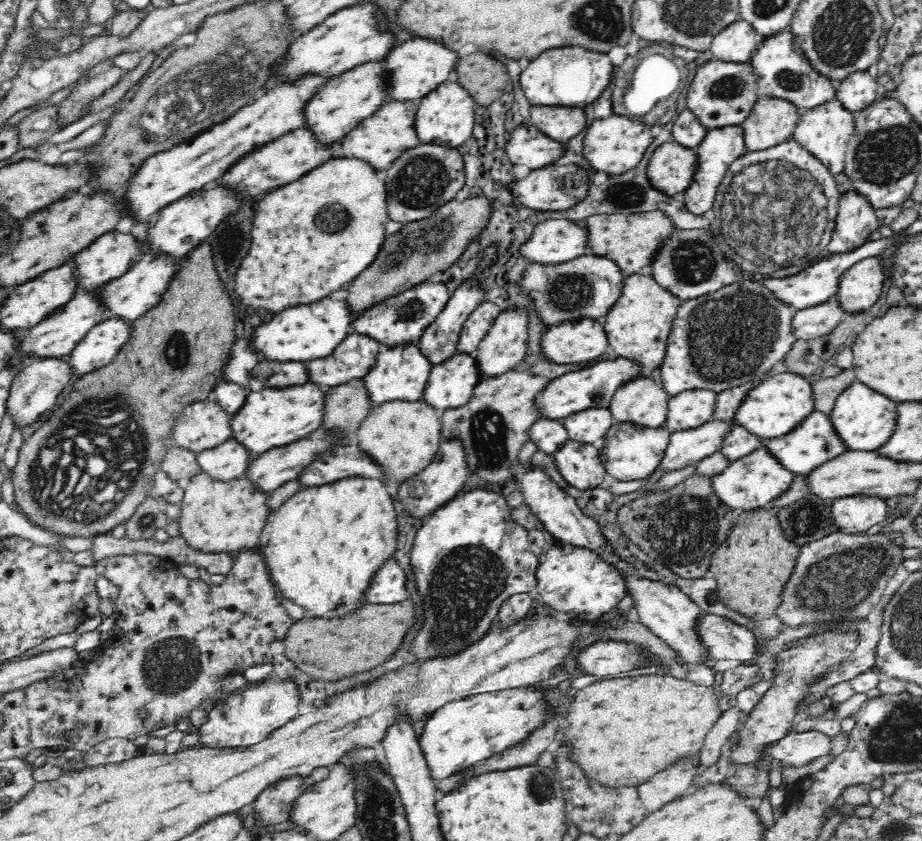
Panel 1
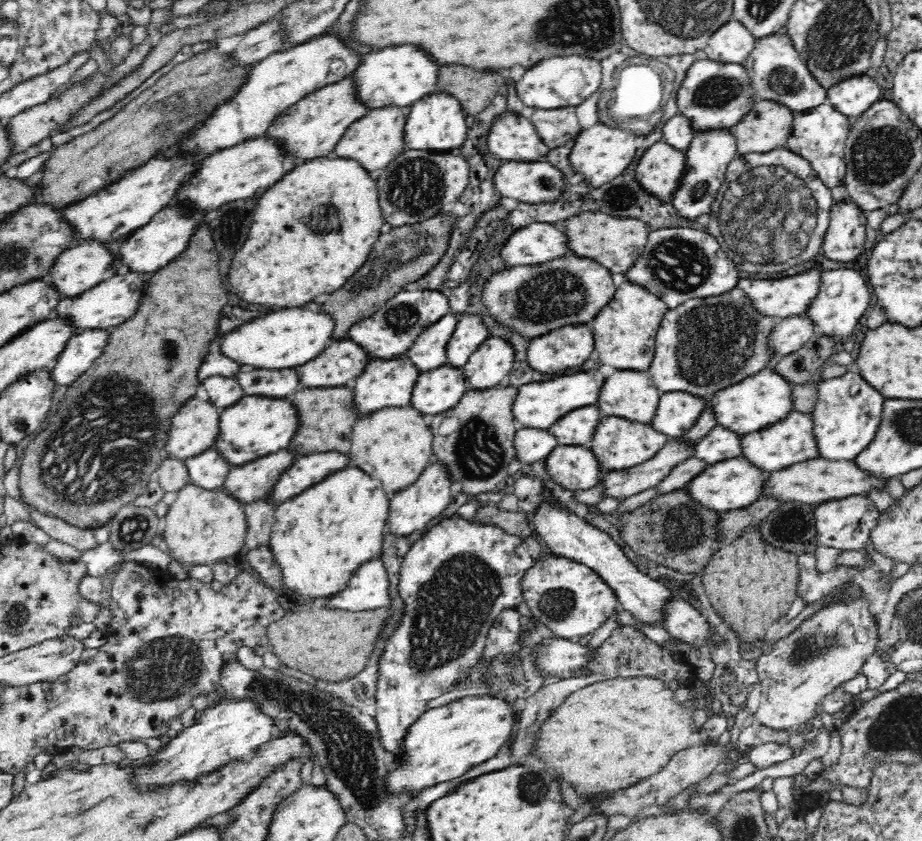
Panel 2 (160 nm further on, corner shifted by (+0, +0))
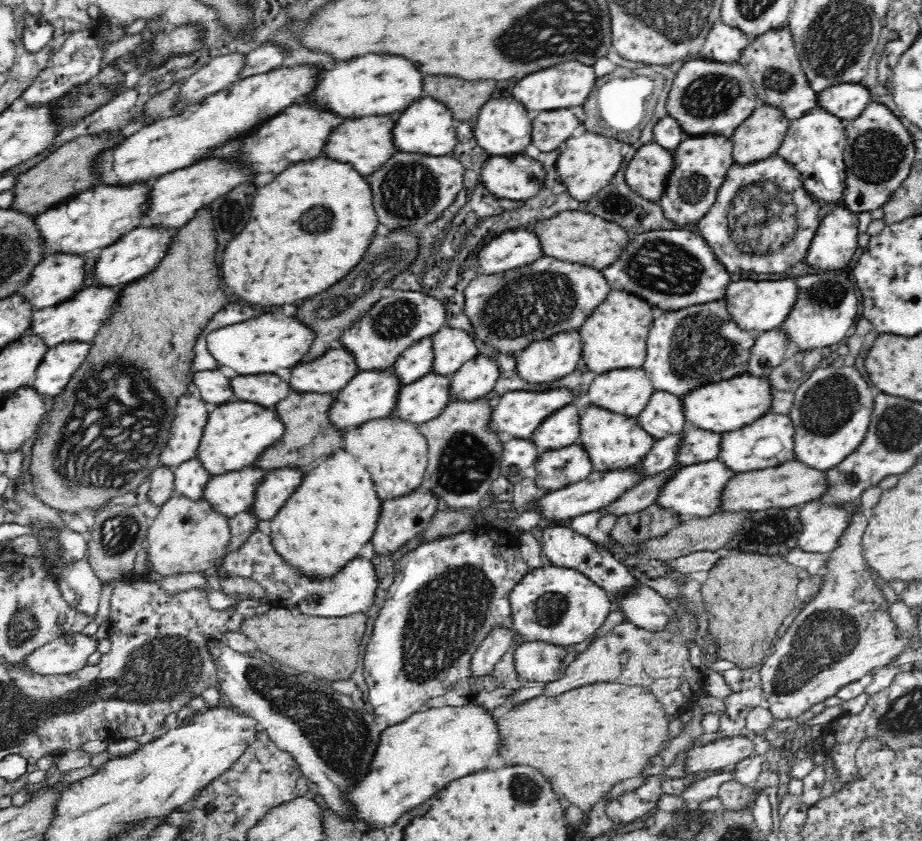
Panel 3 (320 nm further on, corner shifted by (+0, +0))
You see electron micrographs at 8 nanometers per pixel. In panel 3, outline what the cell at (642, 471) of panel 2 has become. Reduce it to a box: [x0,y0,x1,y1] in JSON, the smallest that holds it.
[536,466,646,524]

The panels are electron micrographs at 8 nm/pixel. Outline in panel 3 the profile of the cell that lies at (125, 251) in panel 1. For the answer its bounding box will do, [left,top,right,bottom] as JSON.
[21,252,88,308]

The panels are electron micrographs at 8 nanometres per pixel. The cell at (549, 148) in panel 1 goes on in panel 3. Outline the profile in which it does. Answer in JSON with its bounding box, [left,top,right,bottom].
[474,96,532,157]

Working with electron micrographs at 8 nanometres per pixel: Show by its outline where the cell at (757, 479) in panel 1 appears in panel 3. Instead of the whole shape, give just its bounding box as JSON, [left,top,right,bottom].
[656,459,739,518]

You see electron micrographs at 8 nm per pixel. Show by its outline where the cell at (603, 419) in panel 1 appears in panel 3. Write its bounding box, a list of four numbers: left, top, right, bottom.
[530,405,581,450]

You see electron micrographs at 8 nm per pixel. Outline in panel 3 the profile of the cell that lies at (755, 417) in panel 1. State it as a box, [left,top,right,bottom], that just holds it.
[684,374,774,435]

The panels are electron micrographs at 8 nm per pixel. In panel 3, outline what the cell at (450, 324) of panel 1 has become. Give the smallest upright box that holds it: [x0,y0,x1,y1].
[394,334,435,385]

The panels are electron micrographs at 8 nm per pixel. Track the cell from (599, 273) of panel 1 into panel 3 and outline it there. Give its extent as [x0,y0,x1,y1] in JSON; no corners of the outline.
[464,255,612,354]

